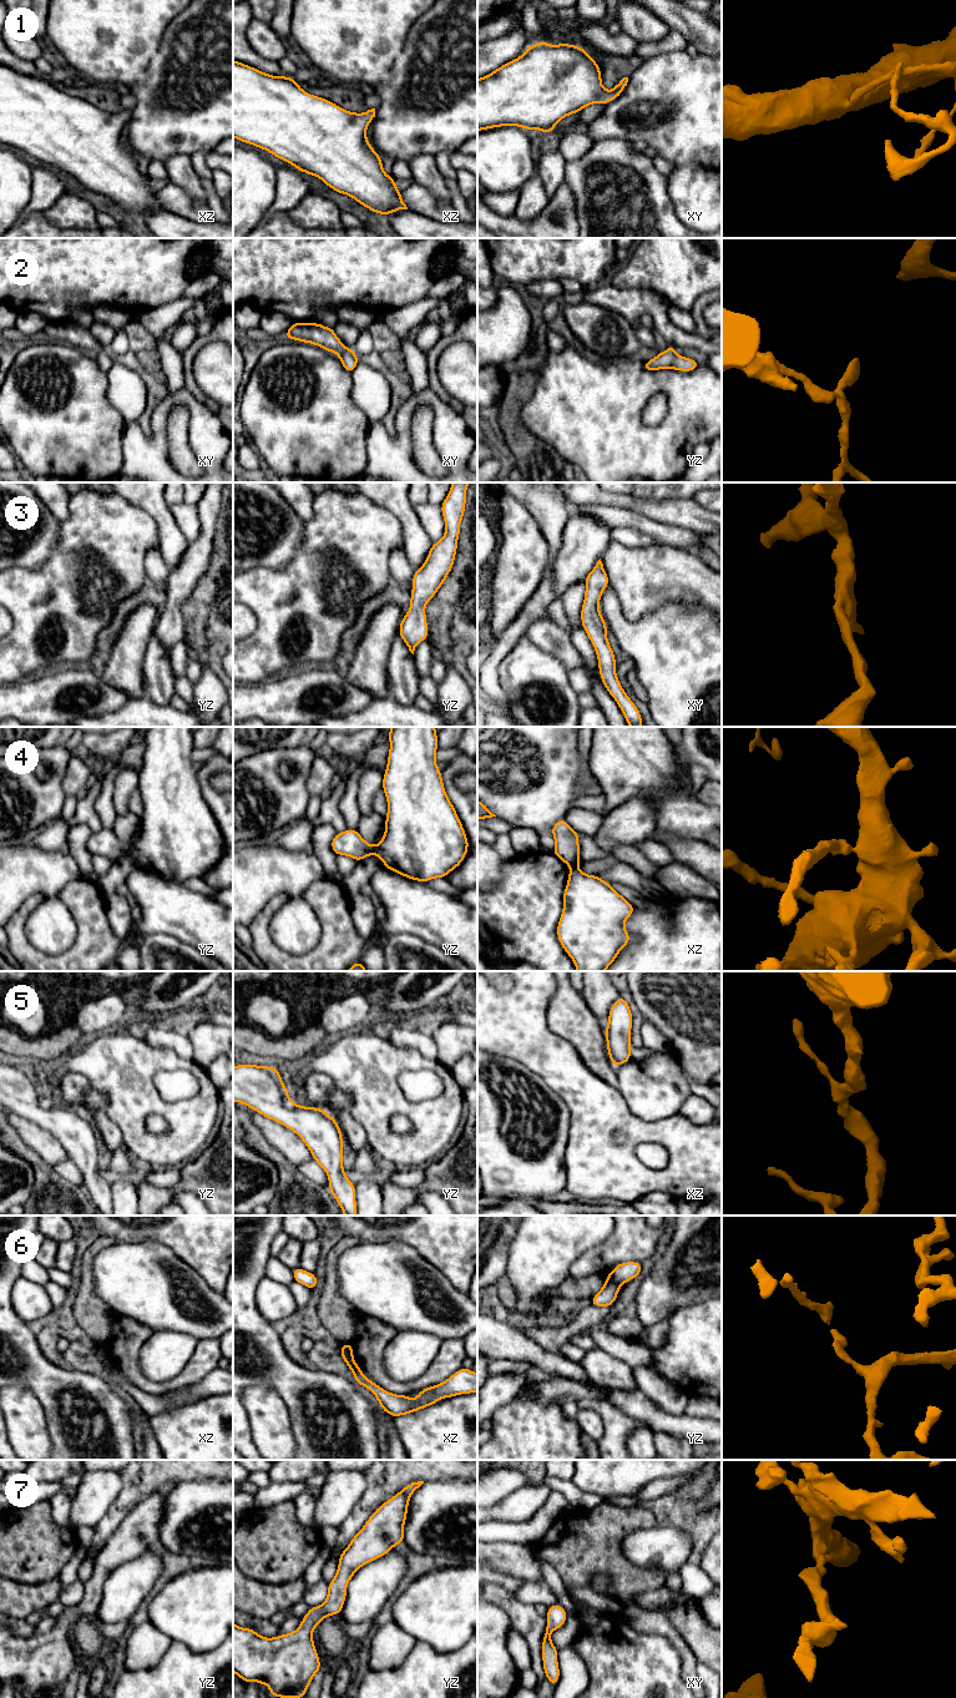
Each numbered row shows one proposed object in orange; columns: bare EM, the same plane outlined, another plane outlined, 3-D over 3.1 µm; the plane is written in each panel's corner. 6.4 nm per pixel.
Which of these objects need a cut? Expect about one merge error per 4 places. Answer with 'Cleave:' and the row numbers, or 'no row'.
Cleave: 4, 6

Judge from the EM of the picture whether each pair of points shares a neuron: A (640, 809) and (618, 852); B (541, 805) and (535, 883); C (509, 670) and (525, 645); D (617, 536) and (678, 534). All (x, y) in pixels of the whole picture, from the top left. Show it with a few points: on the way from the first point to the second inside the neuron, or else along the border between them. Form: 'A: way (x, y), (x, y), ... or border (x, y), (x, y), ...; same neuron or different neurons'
A: border (633, 845), (616, 844), (610, 854); different neurons
B: border (545, 850), (551, 853); different neurons
C: way (515, 663), (525, 651); same neuron
D: border (617, 526), (636, 527), (646, 532), (654, 541); different neurons

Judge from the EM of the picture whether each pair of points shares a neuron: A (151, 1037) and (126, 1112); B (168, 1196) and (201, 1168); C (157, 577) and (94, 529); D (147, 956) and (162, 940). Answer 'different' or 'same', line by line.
A: different
B: same
C: different
D: same

